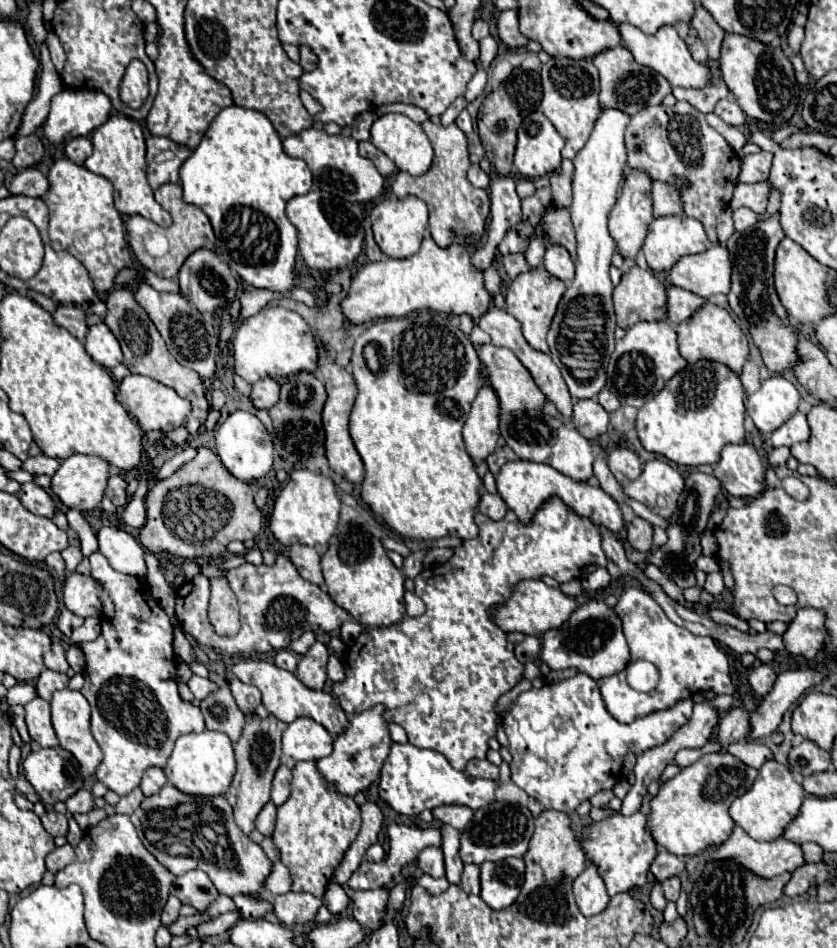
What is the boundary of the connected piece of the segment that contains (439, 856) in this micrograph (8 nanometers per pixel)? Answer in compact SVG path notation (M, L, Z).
M425 847L417 857L419 869L431 877L443 877L445 865L443 865L443 851L439 847Z

